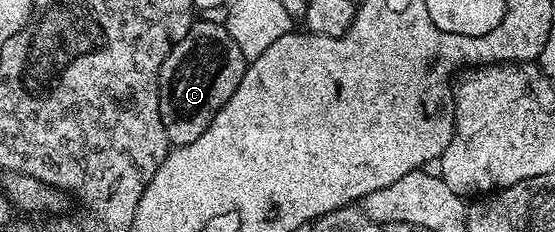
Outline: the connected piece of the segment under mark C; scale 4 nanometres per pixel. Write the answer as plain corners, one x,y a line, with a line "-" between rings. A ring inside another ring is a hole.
195,21
193,28
168,52
158,77
160,120
171,147
192,144
216,120
220,108
232,100
232,92
240,88
248,59
232,40
225,25

